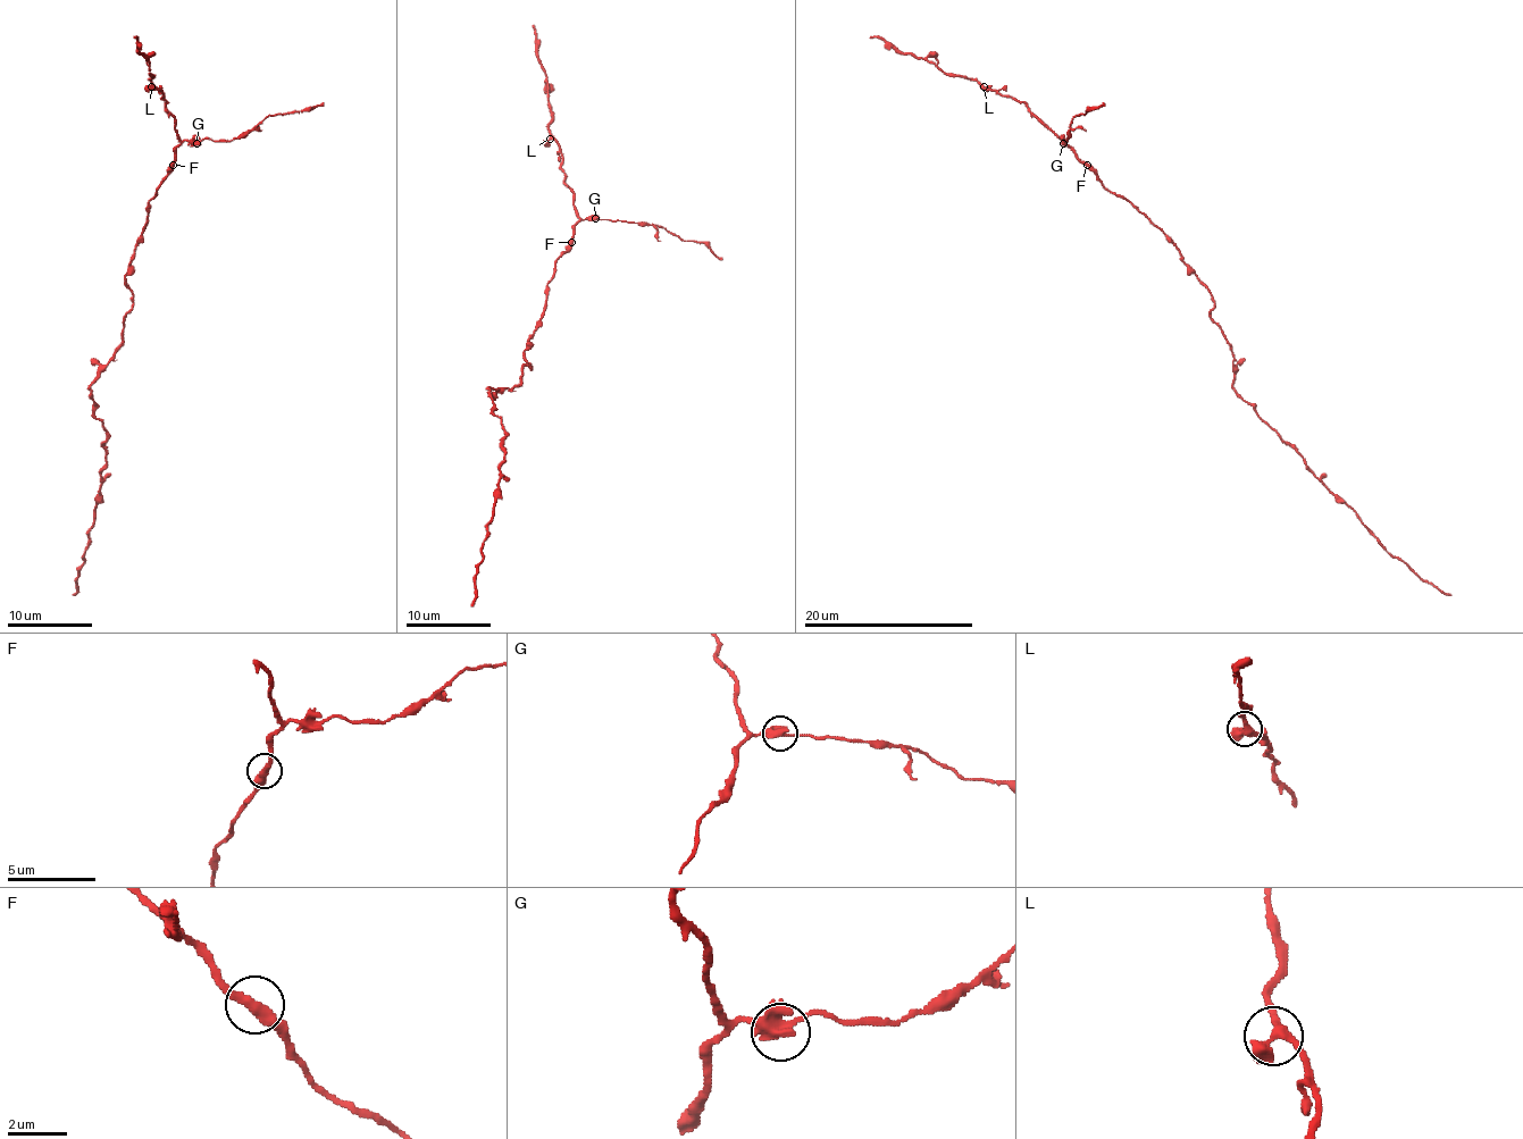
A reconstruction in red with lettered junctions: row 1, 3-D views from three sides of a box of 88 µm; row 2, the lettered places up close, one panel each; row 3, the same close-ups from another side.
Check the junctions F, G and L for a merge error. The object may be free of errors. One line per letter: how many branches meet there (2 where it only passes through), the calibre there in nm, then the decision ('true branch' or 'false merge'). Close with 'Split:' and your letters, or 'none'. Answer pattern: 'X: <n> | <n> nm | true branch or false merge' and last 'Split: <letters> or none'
F: 2 | 400 nm | true branch
G: 2 | 400 nm | false merge
L: 2 | 420 nm | true branch
Split: G

